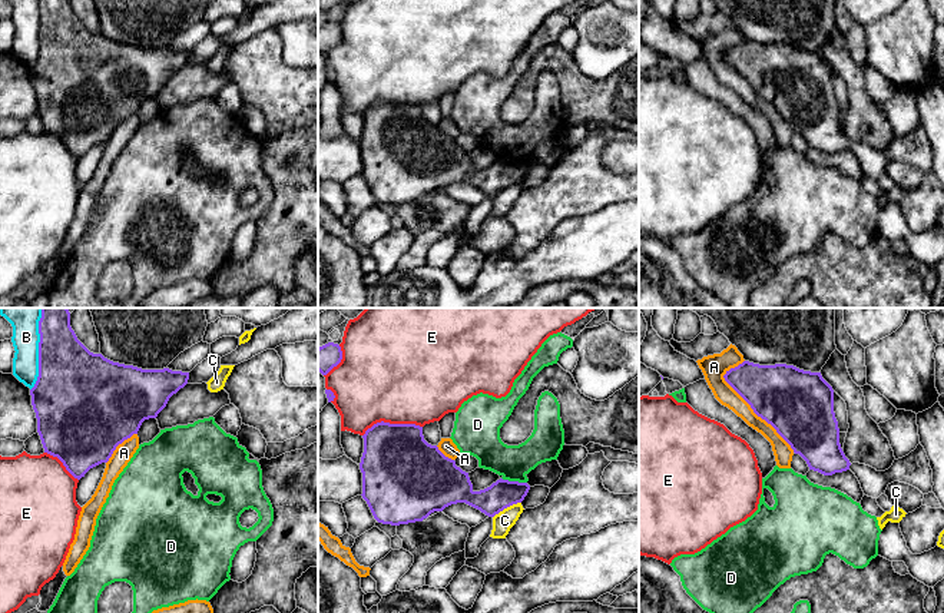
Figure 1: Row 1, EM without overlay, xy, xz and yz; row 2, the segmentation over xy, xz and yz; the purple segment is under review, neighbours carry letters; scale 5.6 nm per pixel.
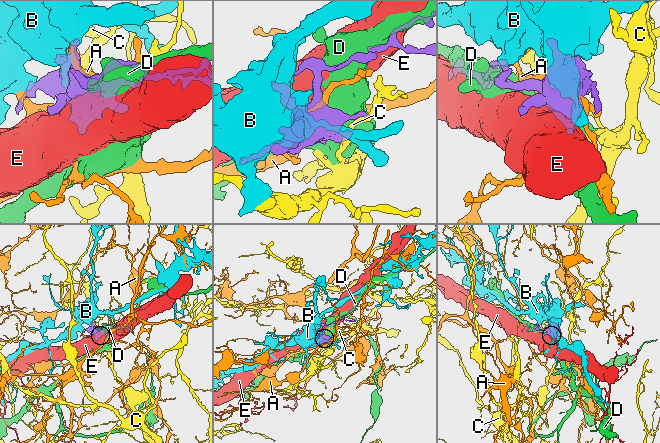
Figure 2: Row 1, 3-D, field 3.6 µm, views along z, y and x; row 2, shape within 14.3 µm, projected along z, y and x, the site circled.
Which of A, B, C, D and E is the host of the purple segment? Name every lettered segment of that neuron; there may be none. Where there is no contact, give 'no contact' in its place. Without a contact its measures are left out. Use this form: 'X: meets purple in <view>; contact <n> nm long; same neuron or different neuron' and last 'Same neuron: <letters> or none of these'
A: meets purple in yz; contact 600 nm long; different neuron
B: meets purple in xy; contact 460 nm long; different neuron
C: meets purple in xz; contact 180 nm long; different neuron
D: meets purple in xz; contact 150 nm long; different neuron
E: meets purple in xz; contact 340 nm long; different neuron
Same neuron: none of these

